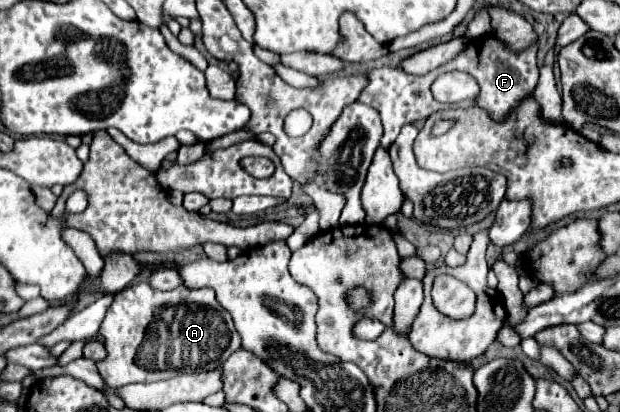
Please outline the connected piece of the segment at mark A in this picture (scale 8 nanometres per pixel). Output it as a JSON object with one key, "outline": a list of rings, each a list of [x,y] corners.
{"outline":[[[147,282],[133,284],[133,288],[125,288],[115,296],[113,304],[105,314],[99,334],[105,338],[107,358],[103,362],[97,362],[97,368],[101,370],[107,386],[113,388],[121,388],[133,382],[167,380],[179,372],[217,370],[221,368],[221,362],[225,362],[225,358],[229,358],[241,346],[239,334],[231,322],[231,314],[219,302],[215,302],[213,290],[191,290],[179,286],[173,292],[159,292],[153,290]]]}

